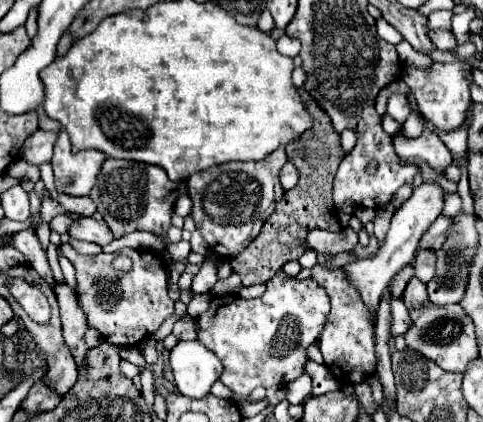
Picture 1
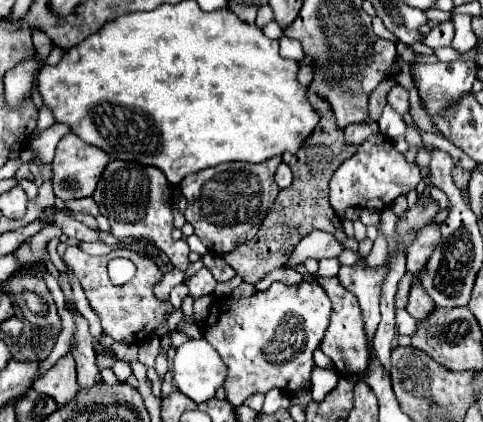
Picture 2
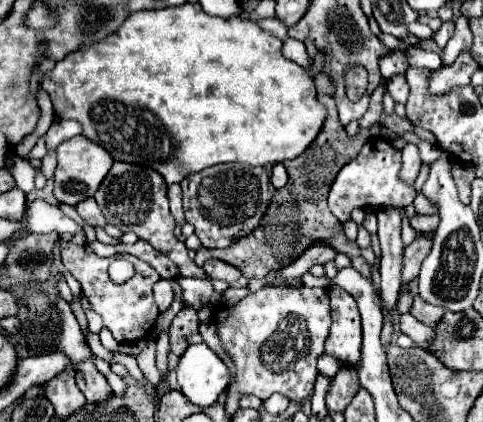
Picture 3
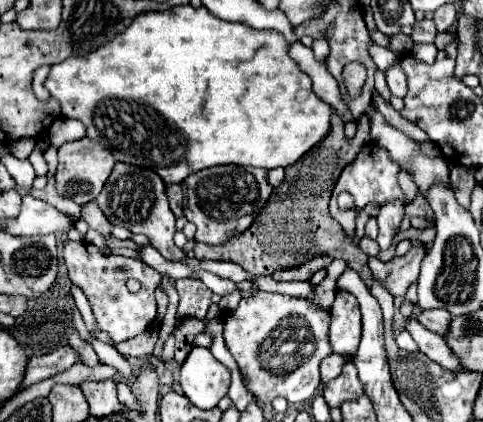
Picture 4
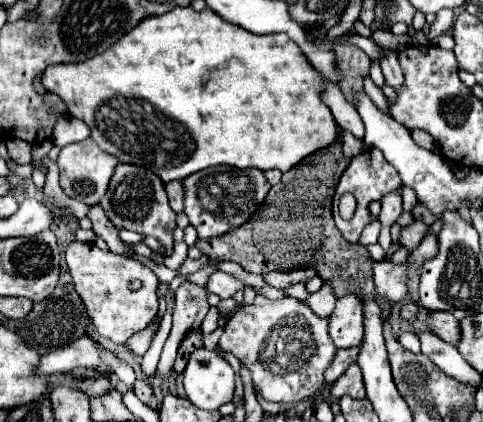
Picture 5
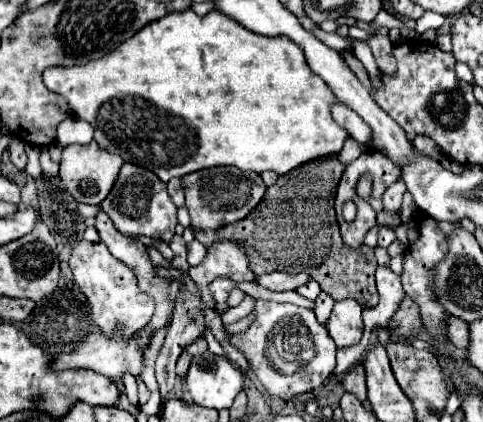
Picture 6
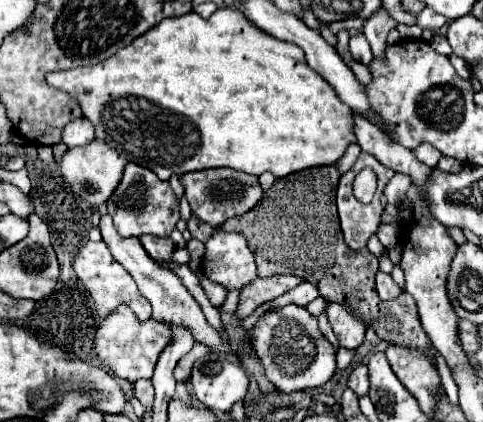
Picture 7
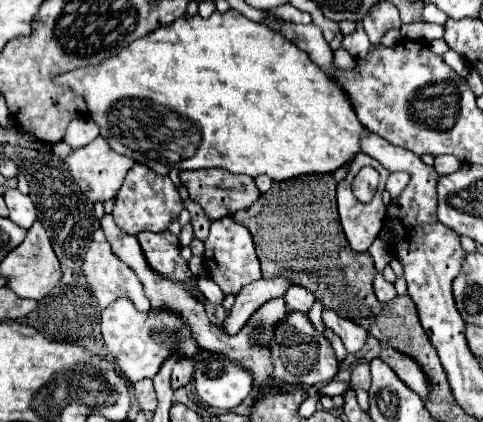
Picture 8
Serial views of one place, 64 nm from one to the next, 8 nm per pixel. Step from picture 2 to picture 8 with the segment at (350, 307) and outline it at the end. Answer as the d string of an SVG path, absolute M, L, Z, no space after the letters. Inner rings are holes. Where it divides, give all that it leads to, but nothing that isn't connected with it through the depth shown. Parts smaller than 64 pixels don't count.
M324 310L322 312L322 322L342 338L342 342L344 342L344 346L350 354L356 354L364 346L366 330L362 326L354 324L352 320L346 320L346 318L338 316L338 312L334 312L334 310Z

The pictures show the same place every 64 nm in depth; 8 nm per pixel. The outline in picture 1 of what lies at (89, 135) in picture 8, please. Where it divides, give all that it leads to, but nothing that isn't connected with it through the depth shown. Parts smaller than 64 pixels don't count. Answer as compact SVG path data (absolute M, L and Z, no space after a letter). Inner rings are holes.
M36 130L20 148L20 158L28 164L40 166L42 162L50 162L52 158L52 146L56 142L56 134Z

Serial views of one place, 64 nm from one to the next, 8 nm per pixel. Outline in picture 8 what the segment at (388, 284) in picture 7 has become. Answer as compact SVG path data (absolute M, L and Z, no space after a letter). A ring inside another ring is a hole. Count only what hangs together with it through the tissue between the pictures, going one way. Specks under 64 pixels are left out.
M376 274L376 278L374 278L374 292L376 292L376 296L378 296L380 302L390 302L392 298L396 298L394 284L388 282L388 280L384 280L382 274Z

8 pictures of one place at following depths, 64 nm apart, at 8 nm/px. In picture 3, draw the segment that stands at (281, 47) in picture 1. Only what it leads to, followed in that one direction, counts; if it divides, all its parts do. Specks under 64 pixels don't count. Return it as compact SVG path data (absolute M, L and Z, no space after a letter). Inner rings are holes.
M288 38L288 40L284 42L284 46L282 46L282 54L284 54L284 58L294 60L294 62L300 64L302 68L308 68L308 66L310 66L310 58L308 58L308 54L306 54L304 42L298 42L298 40L294 40L294 38Z

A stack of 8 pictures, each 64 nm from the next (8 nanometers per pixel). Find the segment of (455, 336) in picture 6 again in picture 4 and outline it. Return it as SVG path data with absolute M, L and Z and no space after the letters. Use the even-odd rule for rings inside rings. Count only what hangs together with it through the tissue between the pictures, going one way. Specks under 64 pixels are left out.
M442 308L440 310L420 310L418 312L418 322L424 324L428 330L438 332L440 336L444 336L444 332L448 328L448 320L450 320L450 314L444 312Z

